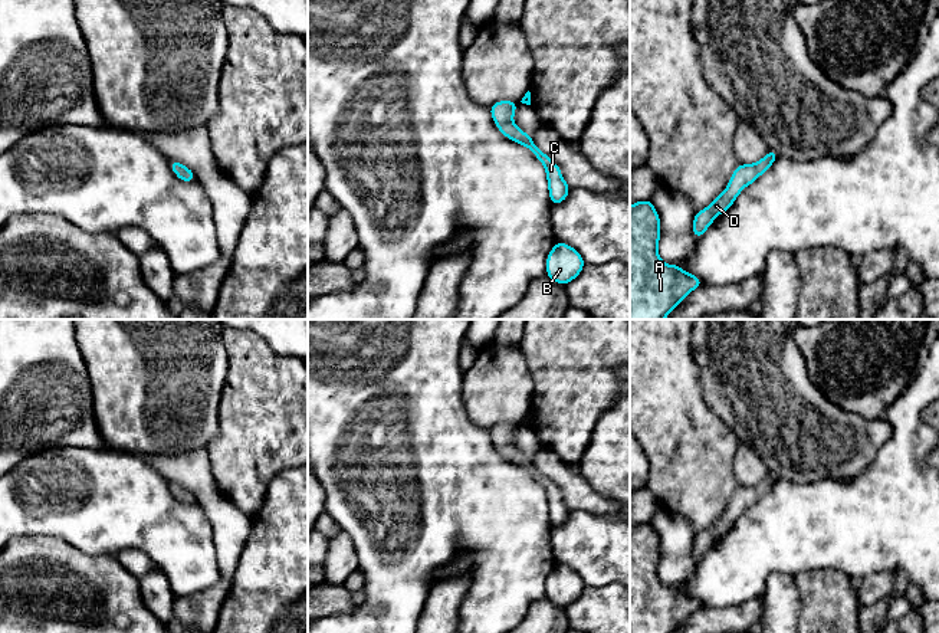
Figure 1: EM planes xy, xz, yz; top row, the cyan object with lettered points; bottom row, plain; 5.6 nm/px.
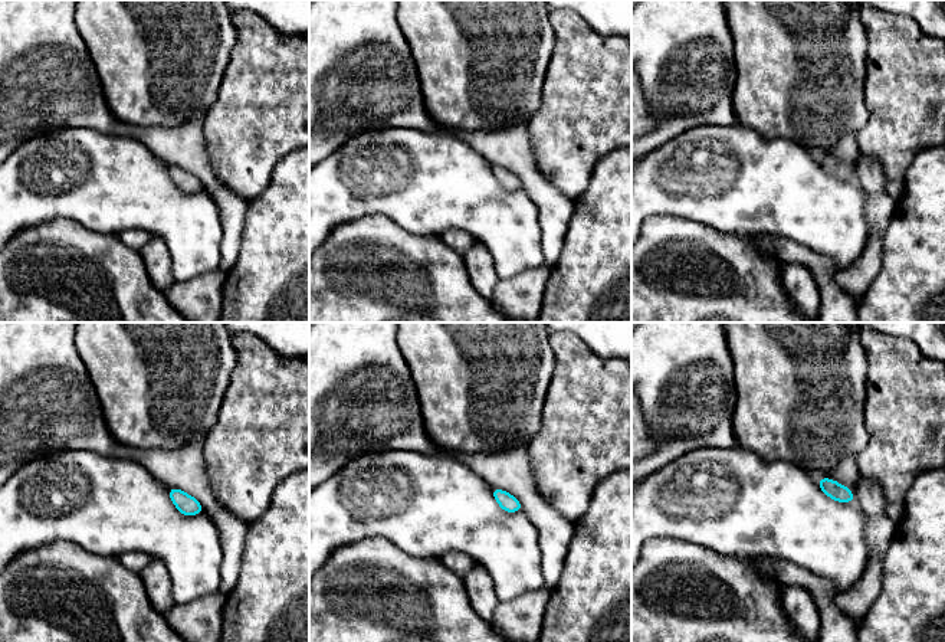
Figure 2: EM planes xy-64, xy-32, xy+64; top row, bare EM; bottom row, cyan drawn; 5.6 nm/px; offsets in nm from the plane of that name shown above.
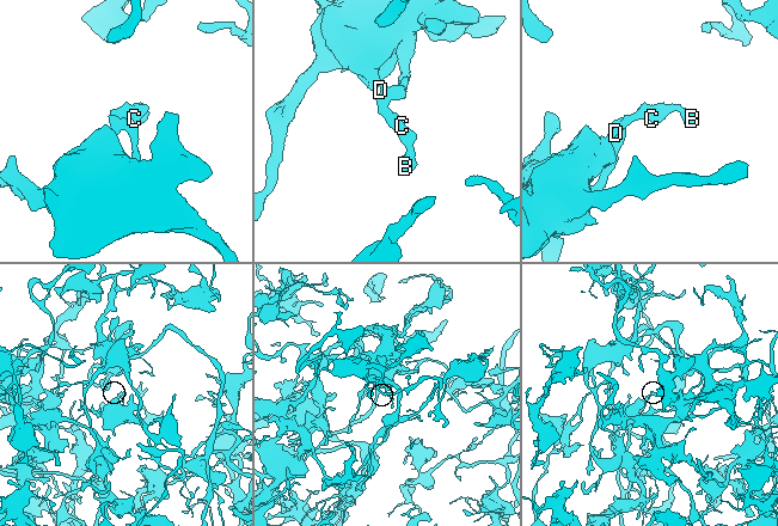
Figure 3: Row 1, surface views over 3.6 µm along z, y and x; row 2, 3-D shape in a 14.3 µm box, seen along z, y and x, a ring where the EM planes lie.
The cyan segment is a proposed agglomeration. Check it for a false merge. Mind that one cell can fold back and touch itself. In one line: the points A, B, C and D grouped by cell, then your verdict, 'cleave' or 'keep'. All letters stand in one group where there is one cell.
A B C D | keep

